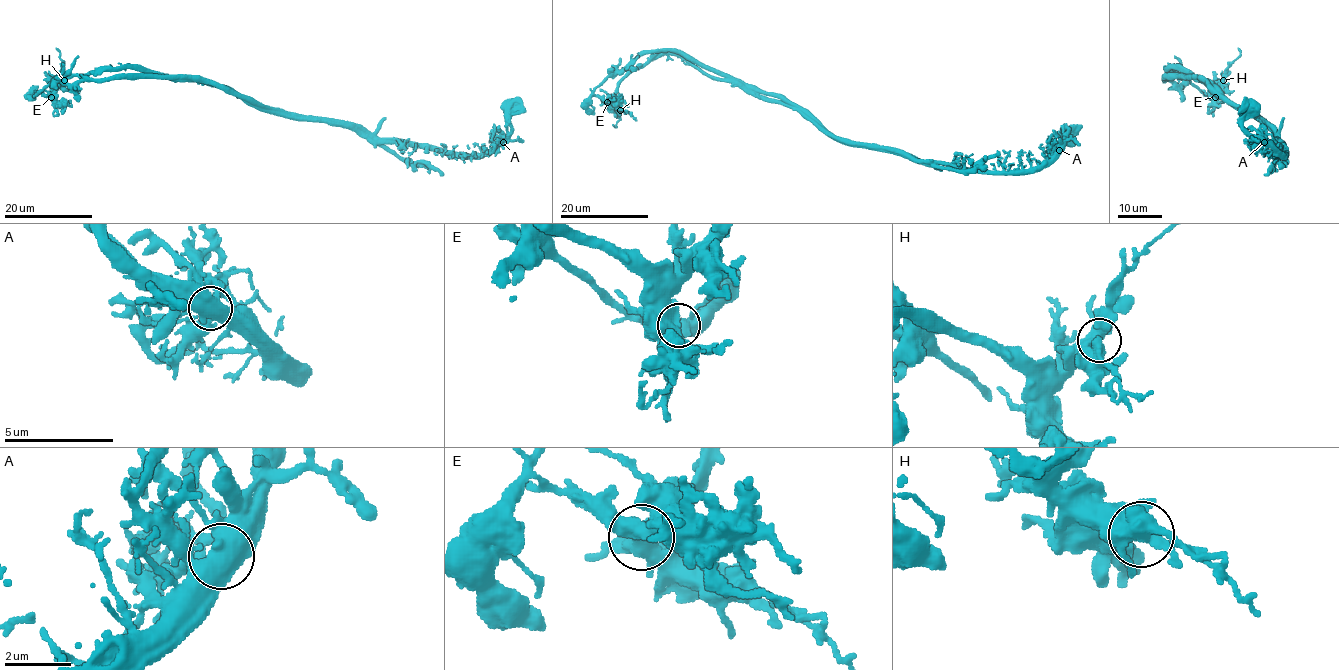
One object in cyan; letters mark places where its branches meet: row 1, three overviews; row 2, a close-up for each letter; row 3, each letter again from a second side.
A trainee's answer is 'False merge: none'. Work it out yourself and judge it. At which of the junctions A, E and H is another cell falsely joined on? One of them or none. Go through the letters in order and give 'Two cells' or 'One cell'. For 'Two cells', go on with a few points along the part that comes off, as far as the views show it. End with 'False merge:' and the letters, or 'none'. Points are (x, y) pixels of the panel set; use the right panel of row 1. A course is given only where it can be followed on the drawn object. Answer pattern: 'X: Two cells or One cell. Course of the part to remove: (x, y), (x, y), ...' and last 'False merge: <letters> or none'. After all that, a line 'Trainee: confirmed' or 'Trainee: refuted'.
A: Two cells. Course of the part to remove: (1264, 142), (1285, 154), (1262, 122), (1212, 83), (1168, 68), (1210, 85), (1223, 77), (1240, 55), (1237, 48)
E: One cell
H: One cell
False merge: A
Trainee: refuted

